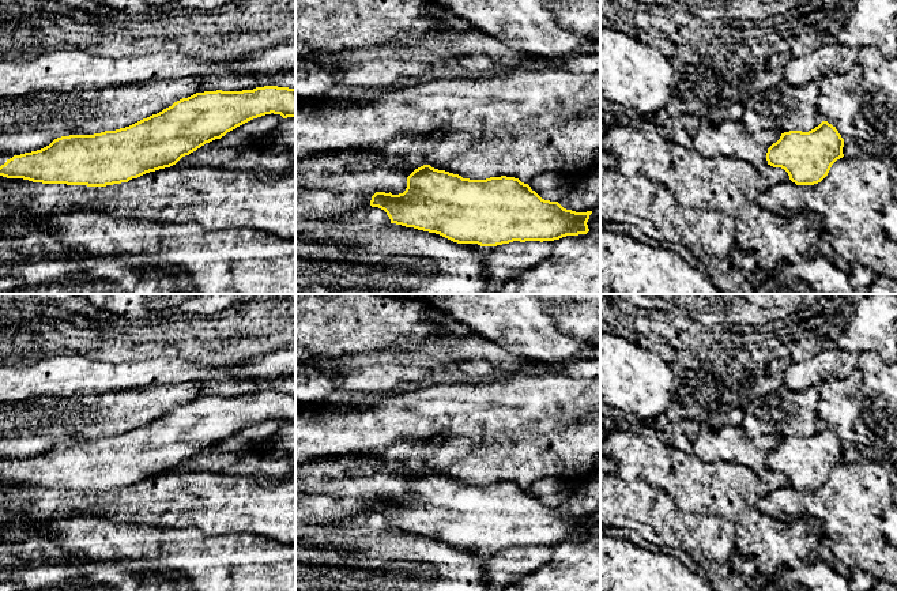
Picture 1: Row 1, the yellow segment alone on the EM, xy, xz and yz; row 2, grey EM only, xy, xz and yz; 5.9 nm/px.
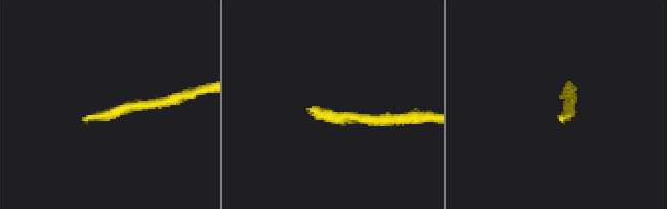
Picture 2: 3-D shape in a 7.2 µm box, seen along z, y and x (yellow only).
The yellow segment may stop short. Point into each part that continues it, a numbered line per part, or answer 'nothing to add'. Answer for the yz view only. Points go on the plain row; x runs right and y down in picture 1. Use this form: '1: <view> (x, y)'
nothing to add

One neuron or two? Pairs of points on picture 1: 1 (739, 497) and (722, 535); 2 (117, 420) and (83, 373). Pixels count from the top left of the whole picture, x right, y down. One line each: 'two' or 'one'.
1: two
2: two

